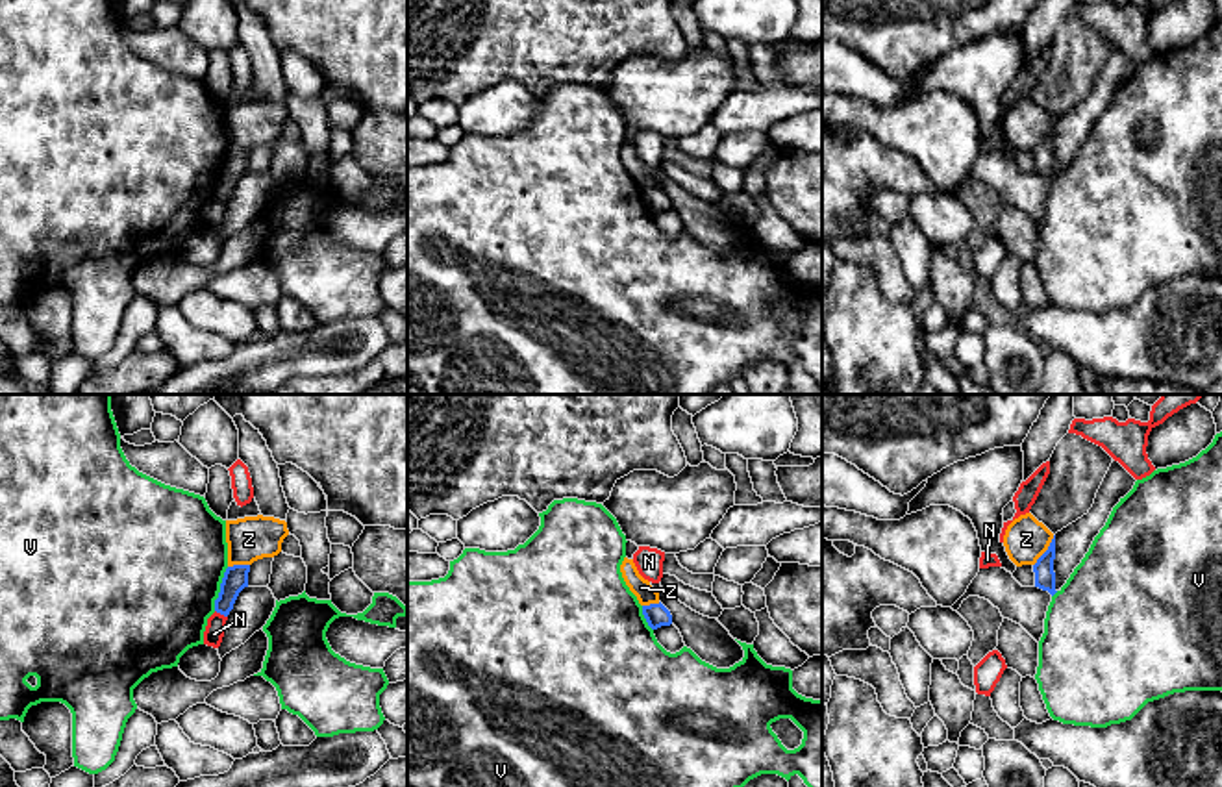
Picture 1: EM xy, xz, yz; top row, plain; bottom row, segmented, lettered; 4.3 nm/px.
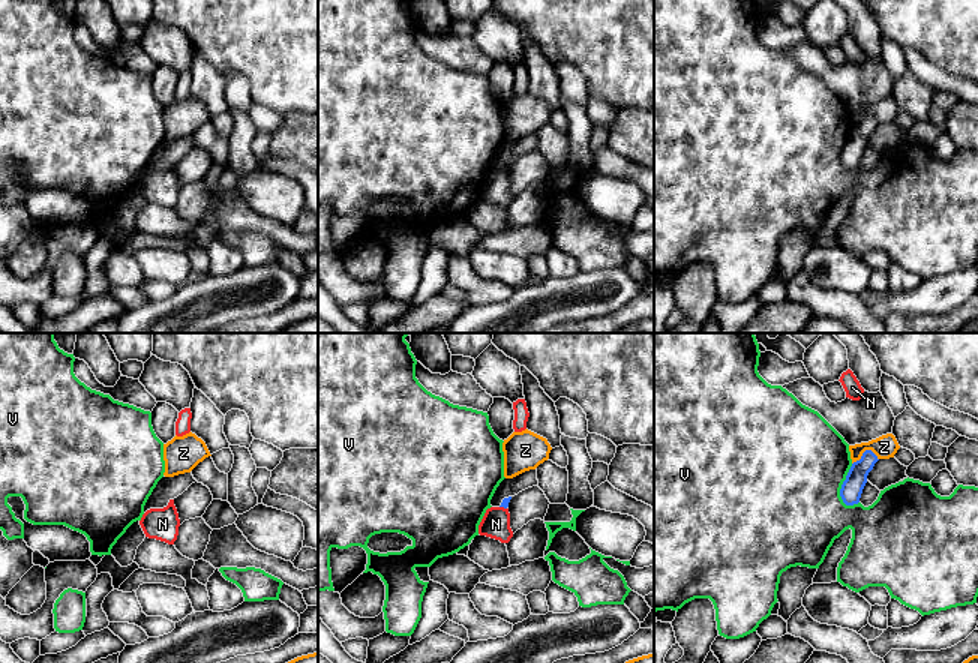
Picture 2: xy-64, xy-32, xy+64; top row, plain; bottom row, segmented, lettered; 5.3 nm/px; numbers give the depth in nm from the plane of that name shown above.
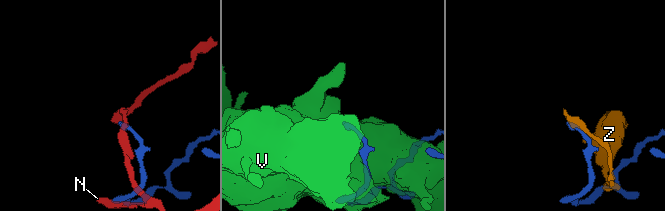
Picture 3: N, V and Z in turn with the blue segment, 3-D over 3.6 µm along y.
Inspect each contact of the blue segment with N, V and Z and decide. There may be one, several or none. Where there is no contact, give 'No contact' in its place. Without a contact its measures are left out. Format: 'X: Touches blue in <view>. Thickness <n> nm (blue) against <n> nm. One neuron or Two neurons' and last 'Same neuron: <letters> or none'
N: Touches blue in xy. Thickness 110 nm (blue) against 90 nm. Two neurons
V: Touches blue in xy. Thickness 110 nm (blue) against 480 nm. Two neurons
Z: Touches blue in yz. Thickness 100 nm (blue) against 190 nm. Two neurons
Same neuron: none

